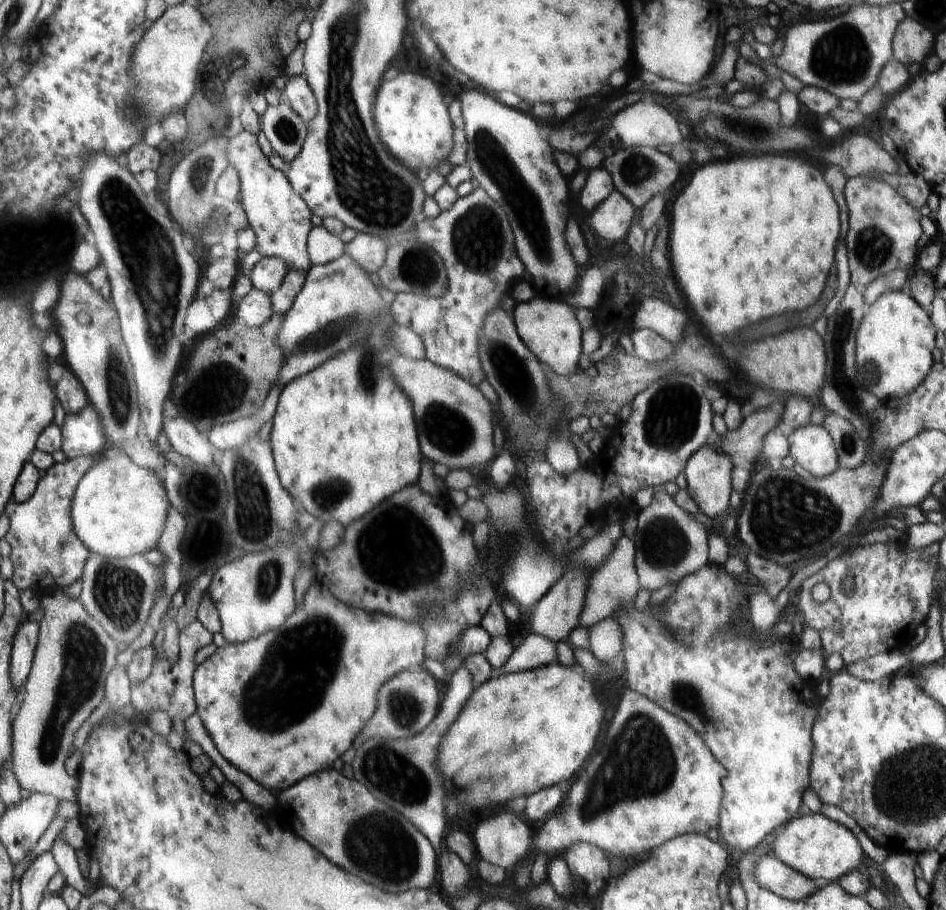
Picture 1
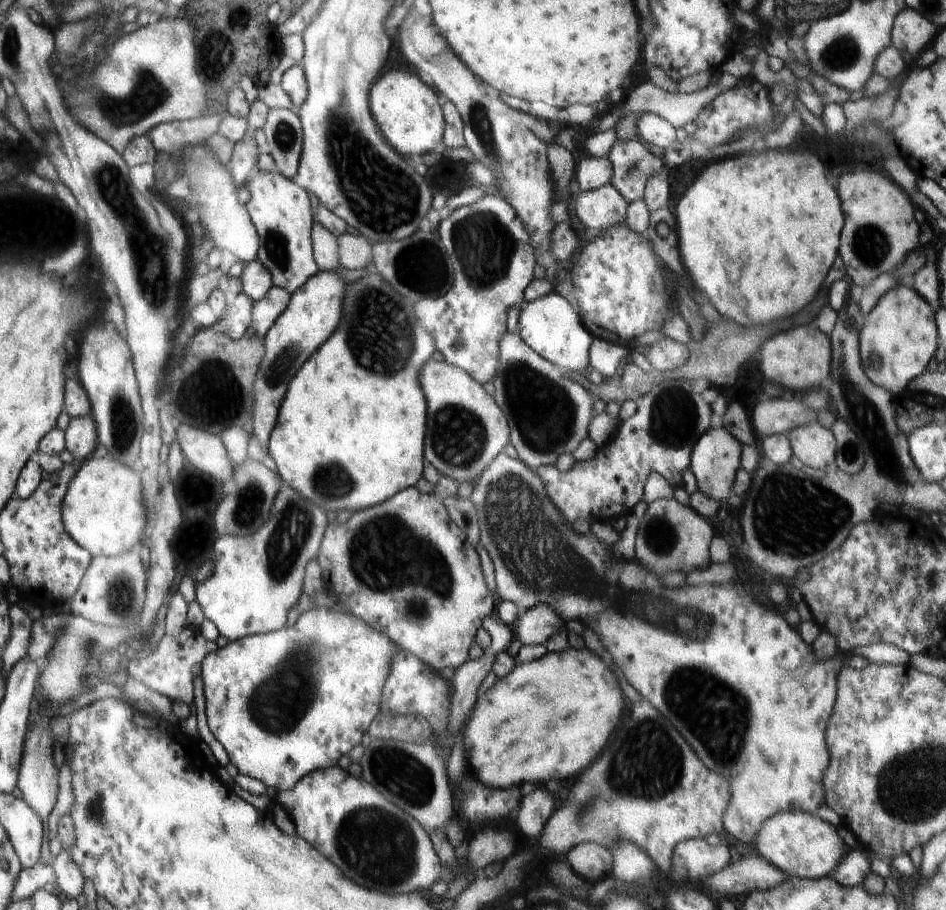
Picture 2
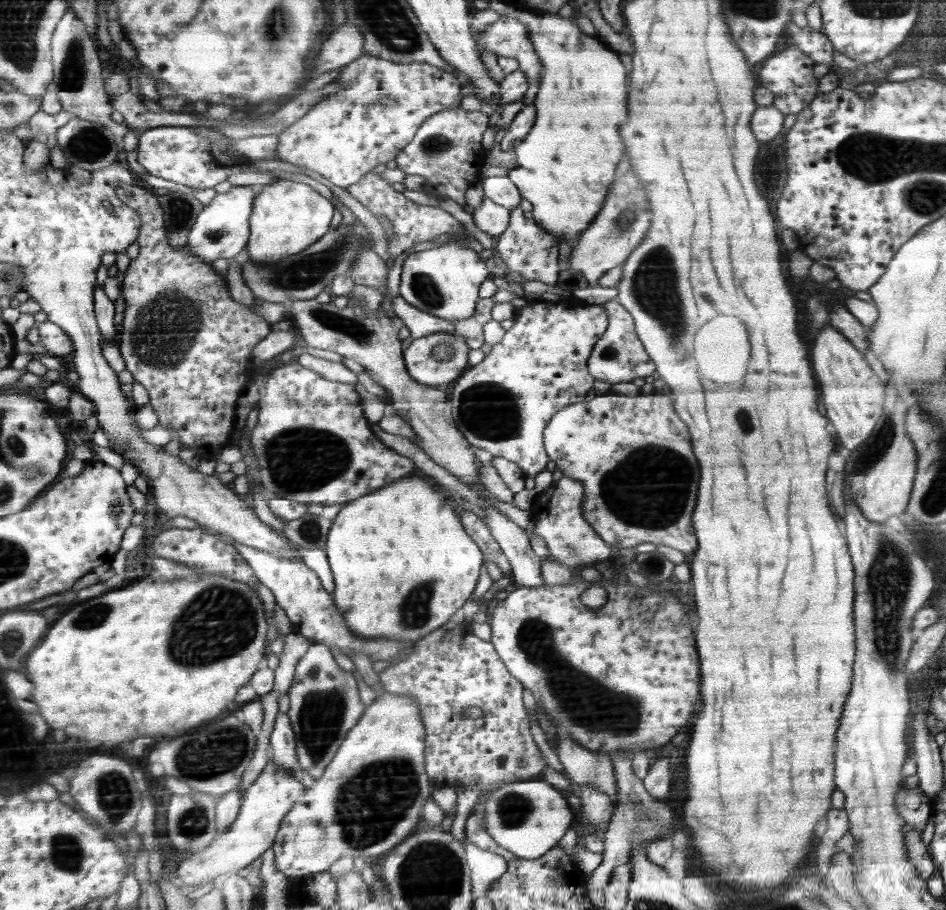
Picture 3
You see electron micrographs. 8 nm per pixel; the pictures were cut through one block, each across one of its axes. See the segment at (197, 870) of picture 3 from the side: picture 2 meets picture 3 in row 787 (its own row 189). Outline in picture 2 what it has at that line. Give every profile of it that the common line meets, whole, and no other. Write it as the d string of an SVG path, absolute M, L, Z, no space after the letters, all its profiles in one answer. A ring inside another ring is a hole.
M259 170L258 177L248 180L245 185L250 190L246 210L249 210L250 218L260 236L258 262L270 272L273 286L284 288L292 295L319 272L316 256L313 254L312 237L316 218L312 215L308 194L303 187L280 172L264 173Z

